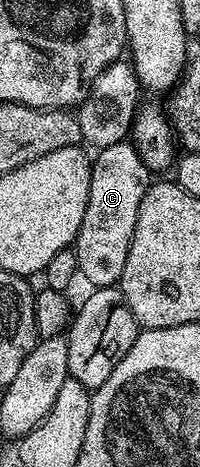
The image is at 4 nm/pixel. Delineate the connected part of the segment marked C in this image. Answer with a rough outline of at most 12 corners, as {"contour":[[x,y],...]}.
{"contour":[[127,140],[95,154],[74,242],[89,286],[126,267],[150,170]]}

